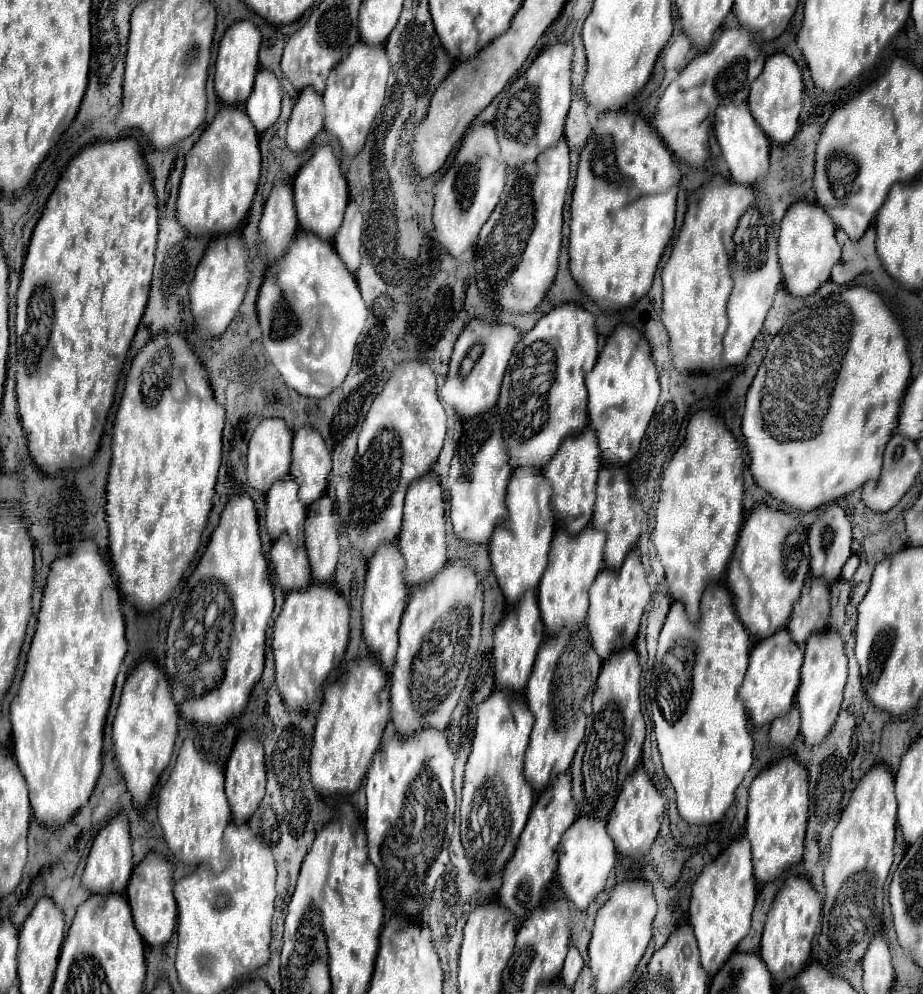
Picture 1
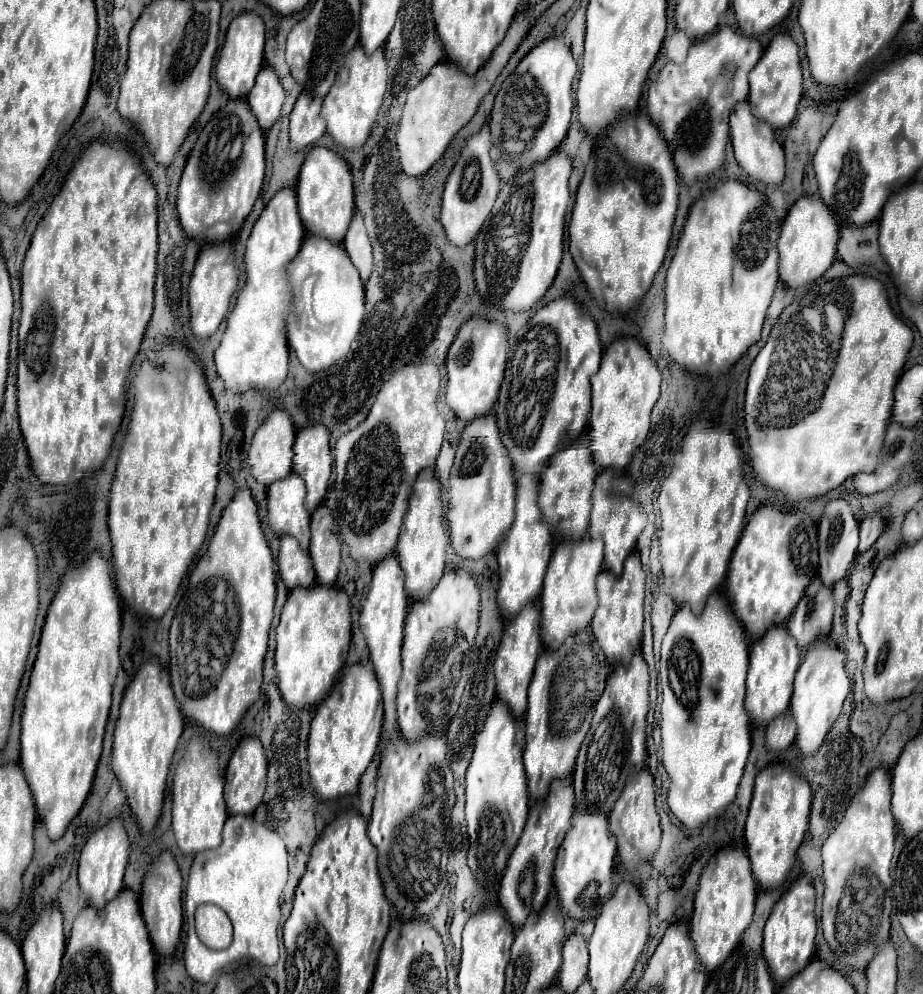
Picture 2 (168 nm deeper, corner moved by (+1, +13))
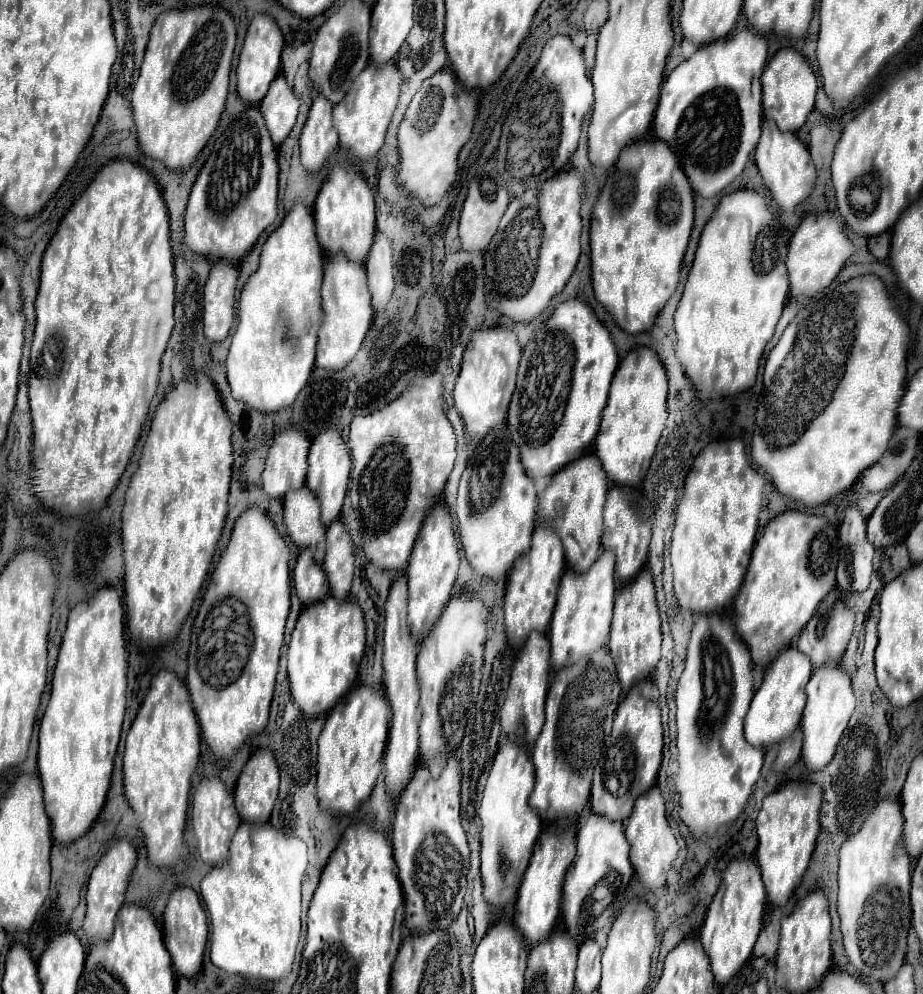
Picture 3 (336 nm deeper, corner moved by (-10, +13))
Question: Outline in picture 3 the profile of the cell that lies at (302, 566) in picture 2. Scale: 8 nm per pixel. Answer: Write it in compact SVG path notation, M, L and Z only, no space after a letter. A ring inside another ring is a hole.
M303 550L297 556L297 564L293 570L293 586L295 594L301 600L303 606L315 604L329 594L327 576L323 574L323 568L313 560L309 550Z

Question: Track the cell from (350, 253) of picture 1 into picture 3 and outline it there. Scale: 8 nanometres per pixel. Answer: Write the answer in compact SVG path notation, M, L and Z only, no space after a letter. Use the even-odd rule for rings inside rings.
M377 232L375 242L371 246L371 254L365 262L367 268L367 284L373 296L375 316L381 314L391 300L395 280L393 280L393 262L391 262L391 242Z

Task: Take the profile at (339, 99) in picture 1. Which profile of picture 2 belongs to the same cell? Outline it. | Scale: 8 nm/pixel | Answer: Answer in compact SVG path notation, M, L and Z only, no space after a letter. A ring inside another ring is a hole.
M356 46L346 54L342 72L336 74L336 82L332 84L322 104L322 114L328 124L328 134L334 138L336 144L350 150L362 148L376 120L378 108L382 106L386 82L388 82L388 64L382 48L374 50L372 54L366 54L362 46Z

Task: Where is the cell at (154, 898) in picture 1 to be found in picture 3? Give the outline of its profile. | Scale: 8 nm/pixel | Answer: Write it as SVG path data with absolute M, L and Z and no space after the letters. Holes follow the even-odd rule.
M177 888L171 894L169 904L165 908L163 936L165 936L165 946L173 958L173 970L185 978L197 976L201 970L201 964L203 964L205 948L207 948L209 922L207 922L207 912L201 906L199 894L193 888Z

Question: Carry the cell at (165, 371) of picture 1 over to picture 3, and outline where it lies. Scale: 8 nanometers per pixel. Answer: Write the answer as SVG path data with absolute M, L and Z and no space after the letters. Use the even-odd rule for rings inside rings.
M205 376L197 378L197 382L179 382L155 412L139 468L131 478L123 508L121 536L125 556L127 628L139 646L165 646L177 640L177 634L207 578L207 570L221 538L227 516L231 464L231 420L213 382Z

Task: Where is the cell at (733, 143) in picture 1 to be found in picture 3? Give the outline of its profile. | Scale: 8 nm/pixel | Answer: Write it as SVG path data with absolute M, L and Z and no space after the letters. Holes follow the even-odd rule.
M773 120L763 122L761 140L755 150L755 164L773 202L785 212L795 212L795 208L809 198L817 180L817 168L811 162L807 146L793 132L781 132Z

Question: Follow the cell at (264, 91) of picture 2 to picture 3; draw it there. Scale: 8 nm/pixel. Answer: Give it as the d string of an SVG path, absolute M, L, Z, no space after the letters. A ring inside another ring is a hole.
M279 74L261 102L261 114L275 146L279 146L289 136L291 128L295 126L297 112L299 98L293 94L293 88L287 84L287 80Z

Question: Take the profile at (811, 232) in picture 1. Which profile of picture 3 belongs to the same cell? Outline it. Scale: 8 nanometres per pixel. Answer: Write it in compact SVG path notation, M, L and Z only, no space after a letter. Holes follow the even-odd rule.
M831 212L811 214L807 216L801 226L795 230L791 242L789 242L789 254L787 254L787 270L789 270L789 282L791 282L791 296L813 296L821 290L825 290L843 264L853 254L851 240L843 234L843 226L839 218Z

